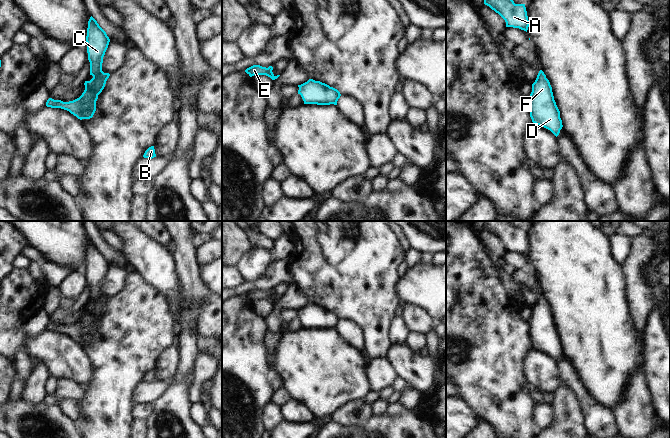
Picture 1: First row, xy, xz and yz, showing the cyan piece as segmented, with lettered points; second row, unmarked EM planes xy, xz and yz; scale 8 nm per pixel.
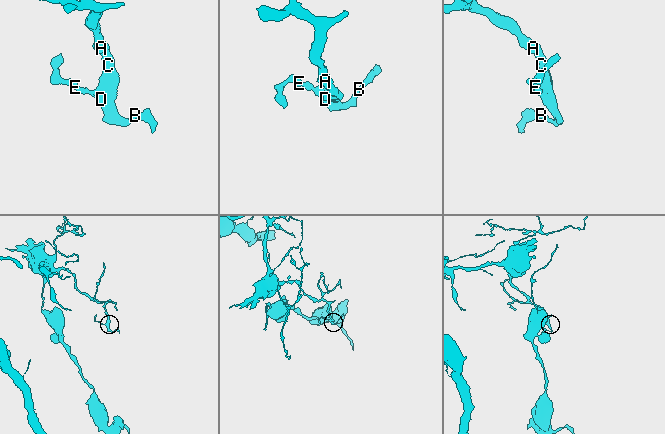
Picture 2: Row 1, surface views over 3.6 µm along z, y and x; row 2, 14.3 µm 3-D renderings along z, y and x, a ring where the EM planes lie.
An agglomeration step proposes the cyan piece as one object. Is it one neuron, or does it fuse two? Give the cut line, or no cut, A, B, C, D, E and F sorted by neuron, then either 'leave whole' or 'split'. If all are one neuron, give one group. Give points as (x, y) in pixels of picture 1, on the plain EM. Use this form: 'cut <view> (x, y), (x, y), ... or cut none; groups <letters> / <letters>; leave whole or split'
cut none; groups A B C D E F; leave whole

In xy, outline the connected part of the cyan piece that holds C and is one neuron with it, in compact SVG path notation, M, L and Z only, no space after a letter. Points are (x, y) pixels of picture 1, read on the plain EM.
M92 240L88 245L86 266L88 284L90 286L90 299L93 302L90 305L85 305L84 316L73 325L63 326L49 322L46 326L47 331L67 334L80 344L93 341L96 335L98 319L104 313L106 305L110 300L109 297L102 295L103 281L110 263Z

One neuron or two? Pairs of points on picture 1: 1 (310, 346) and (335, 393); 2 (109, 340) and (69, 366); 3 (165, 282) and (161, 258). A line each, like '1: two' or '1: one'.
1: one
2: two
3: one

